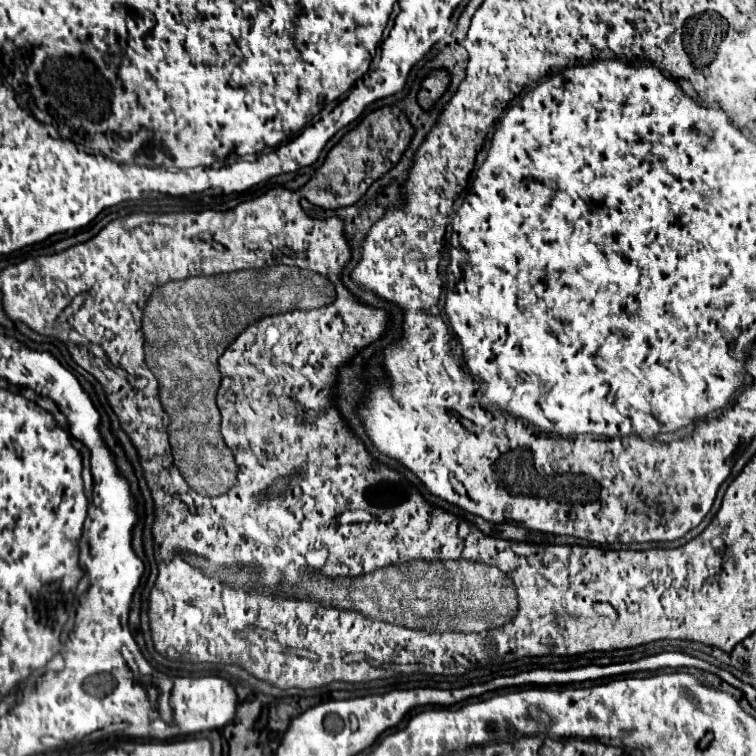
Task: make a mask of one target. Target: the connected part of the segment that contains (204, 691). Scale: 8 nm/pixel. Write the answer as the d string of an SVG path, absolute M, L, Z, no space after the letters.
M202 676L202 678L174 678L172 708L174 722L180 734L198 734L208 730L220 730L236 718L238 694L230 680L222 676Z

